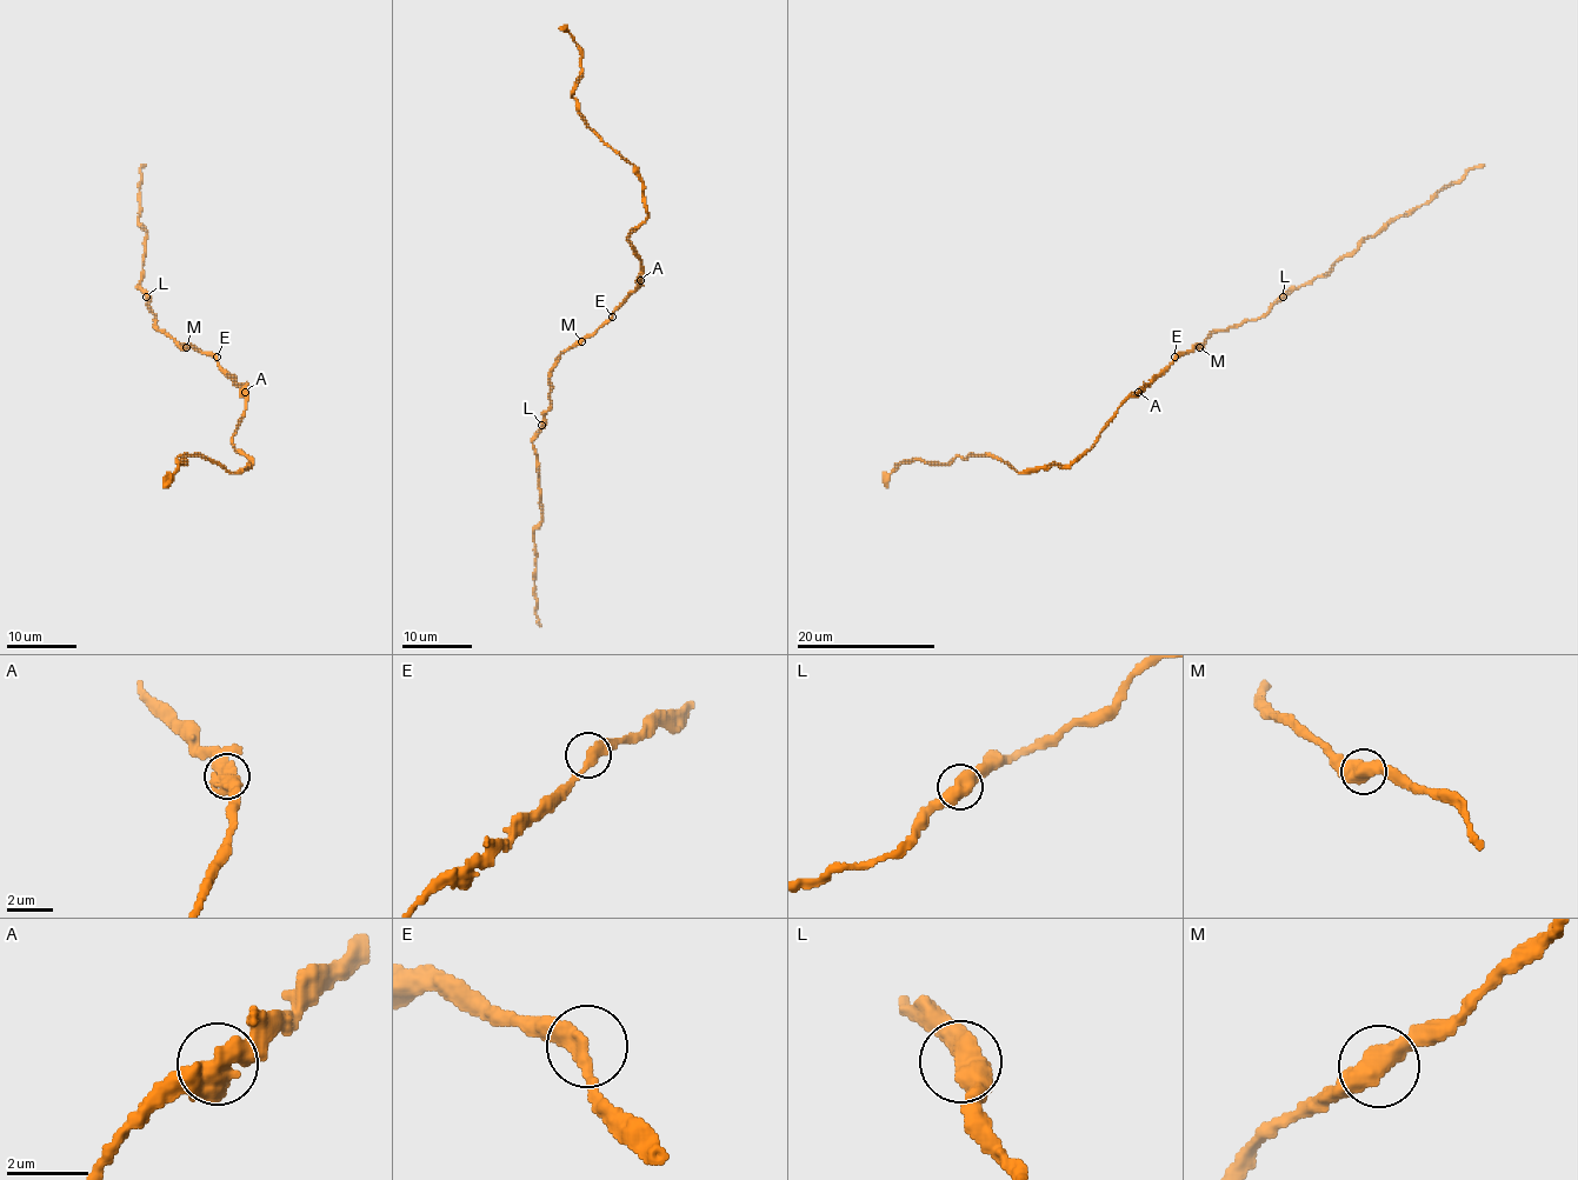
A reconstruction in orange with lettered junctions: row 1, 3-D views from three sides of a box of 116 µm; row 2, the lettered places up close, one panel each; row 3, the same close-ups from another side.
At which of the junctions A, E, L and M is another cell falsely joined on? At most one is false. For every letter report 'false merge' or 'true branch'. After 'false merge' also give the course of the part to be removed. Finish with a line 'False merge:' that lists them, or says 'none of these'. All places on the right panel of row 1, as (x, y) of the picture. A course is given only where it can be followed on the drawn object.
A: true branch
E: true branch
L: true branch
M: true branch
False merge: none of these

